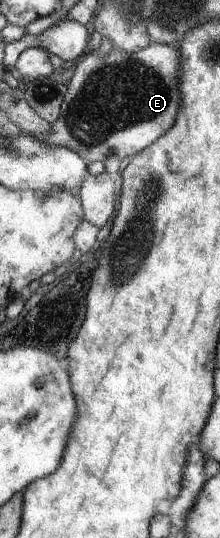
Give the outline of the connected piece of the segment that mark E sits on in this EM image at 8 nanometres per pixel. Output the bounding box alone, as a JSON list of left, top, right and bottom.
[35,42,182,164]

